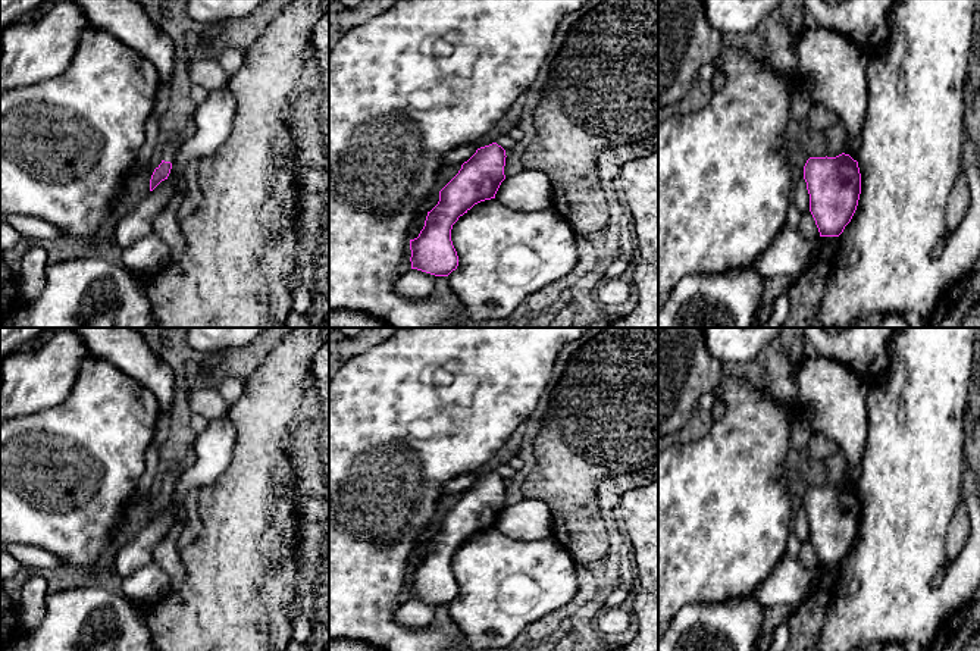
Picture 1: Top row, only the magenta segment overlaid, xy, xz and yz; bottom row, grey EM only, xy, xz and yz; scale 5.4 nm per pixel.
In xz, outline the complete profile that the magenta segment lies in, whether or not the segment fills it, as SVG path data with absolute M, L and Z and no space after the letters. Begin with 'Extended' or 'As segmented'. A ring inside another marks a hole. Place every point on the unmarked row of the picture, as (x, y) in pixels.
As segmented. M492 472L480 476L439 520L438 533L428 541L419 566L410 569L411 598L448 605L458 595L451 570L453 554L475 533L495 528L505 508L505 479Z

